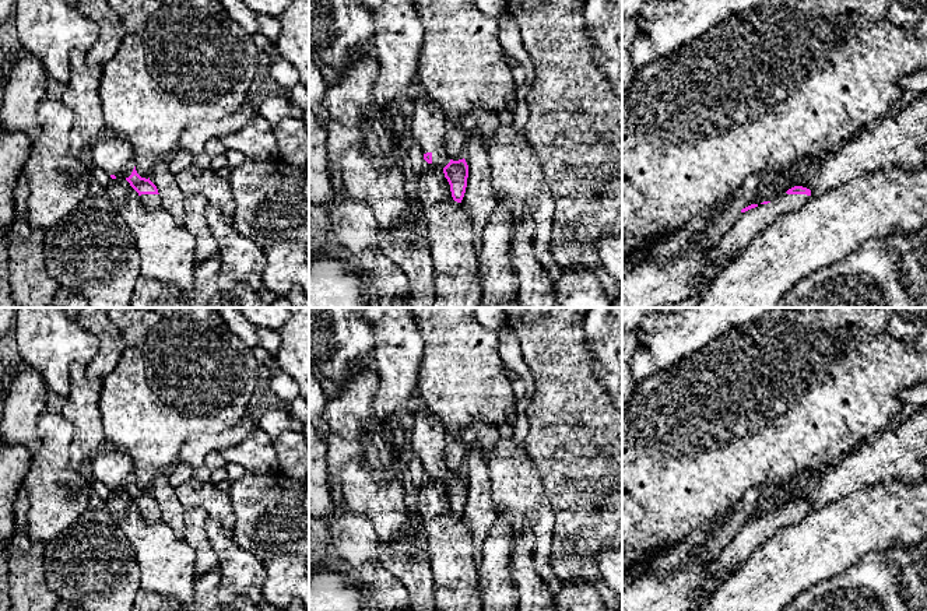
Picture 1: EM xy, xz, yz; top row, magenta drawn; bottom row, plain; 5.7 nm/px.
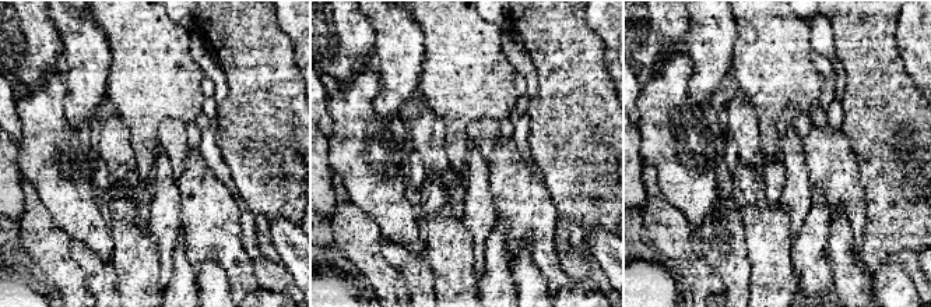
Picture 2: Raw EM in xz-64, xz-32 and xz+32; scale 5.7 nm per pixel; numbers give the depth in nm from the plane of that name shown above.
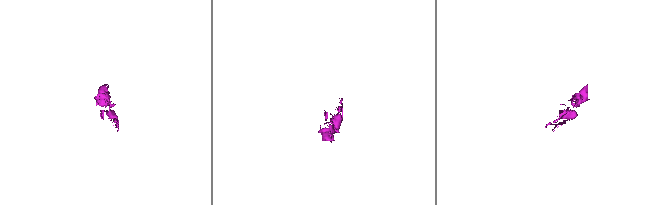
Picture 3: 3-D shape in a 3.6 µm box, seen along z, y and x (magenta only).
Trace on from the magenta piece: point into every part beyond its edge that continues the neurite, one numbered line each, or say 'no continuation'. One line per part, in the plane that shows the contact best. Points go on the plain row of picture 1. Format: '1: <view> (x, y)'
1: yz (747, 538)

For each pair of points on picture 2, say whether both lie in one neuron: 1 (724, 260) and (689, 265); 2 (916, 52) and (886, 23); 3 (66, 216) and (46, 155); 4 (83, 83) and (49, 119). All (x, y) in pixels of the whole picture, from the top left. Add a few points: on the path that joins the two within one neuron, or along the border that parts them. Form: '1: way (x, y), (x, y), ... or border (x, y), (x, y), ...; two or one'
1: border (698, 253), (719, 276), (723, 283), (723, 292); two
2: border (898, 14), (896, 41), (905, 64); two
3: way (63, 201), (51, 170); one
4: border (62, 71), (65, 83), (63, 113), (76, 130); two

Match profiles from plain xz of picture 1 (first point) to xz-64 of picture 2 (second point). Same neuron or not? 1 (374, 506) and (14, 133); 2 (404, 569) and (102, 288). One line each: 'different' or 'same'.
1: different
2: same

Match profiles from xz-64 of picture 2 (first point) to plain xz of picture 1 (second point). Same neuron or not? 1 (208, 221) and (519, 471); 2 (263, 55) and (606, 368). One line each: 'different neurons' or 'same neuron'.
1: same neuron
2: different neurons

